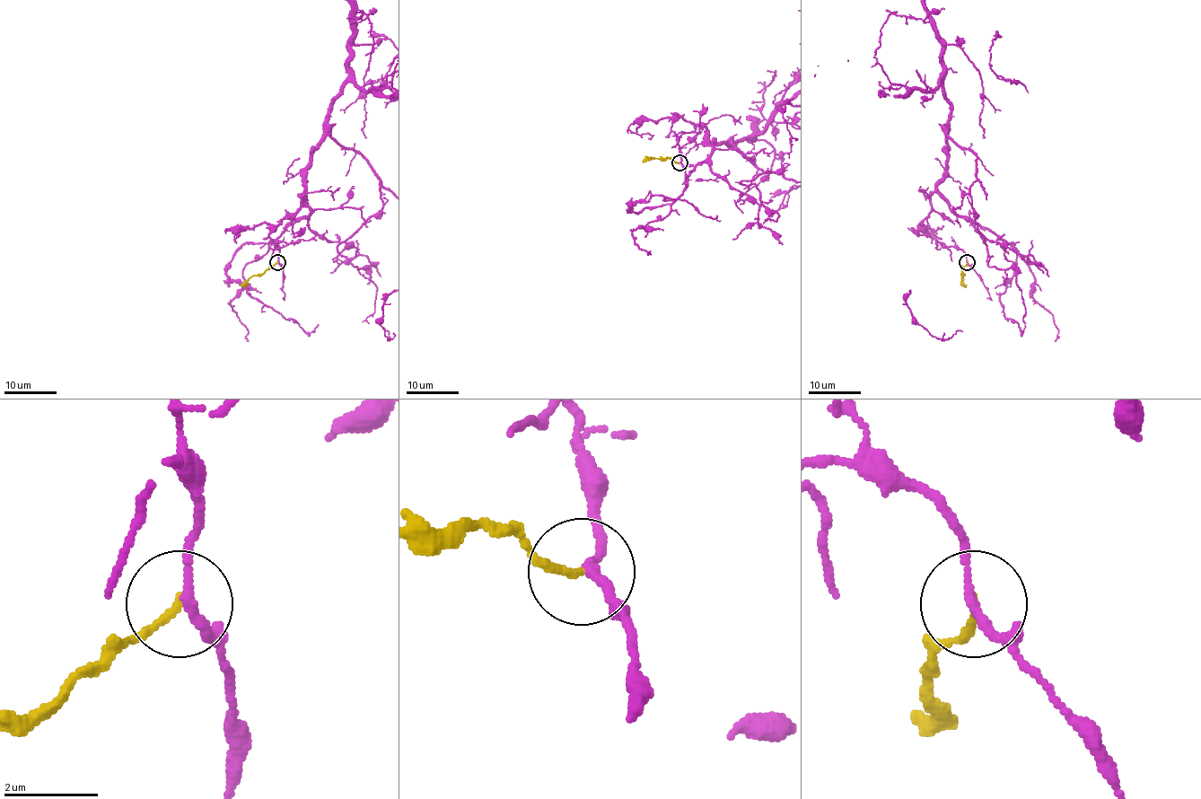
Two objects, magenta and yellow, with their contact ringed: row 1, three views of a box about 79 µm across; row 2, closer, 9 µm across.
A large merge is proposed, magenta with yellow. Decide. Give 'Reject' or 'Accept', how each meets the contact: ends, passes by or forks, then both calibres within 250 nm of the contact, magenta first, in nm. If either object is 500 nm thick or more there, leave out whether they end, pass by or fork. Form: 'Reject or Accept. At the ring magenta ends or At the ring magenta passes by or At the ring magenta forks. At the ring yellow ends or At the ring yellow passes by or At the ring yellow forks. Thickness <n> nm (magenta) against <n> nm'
Reject. At the ring magenta passes by. At the ring yellow ends. Thickness 190 nm (magenta) against 150 nm

